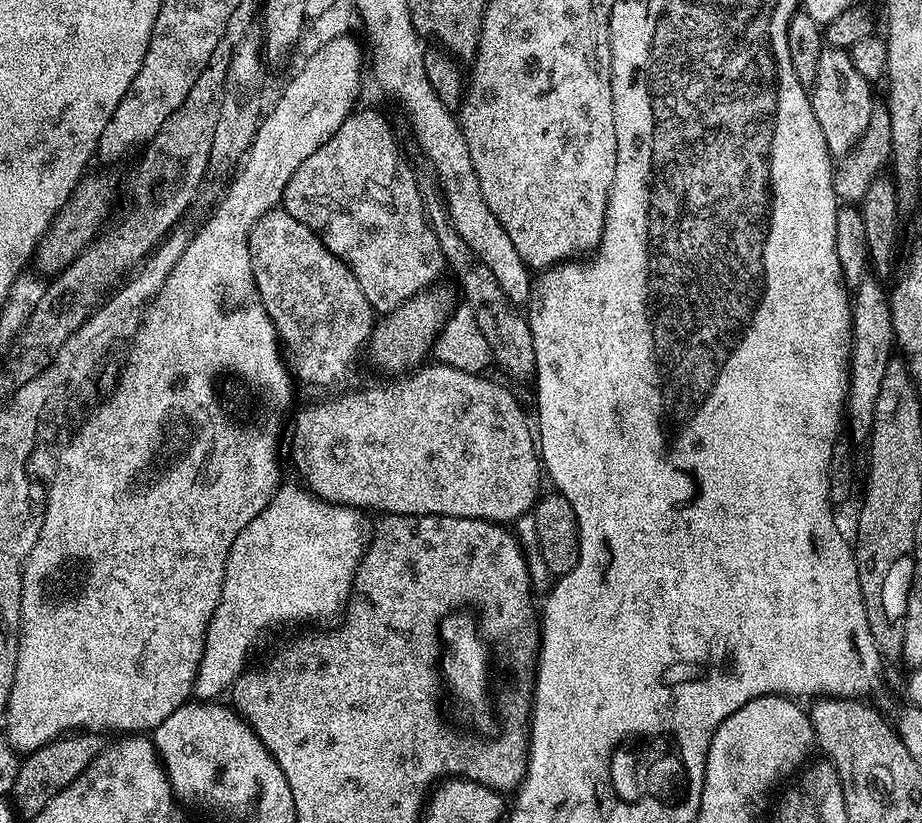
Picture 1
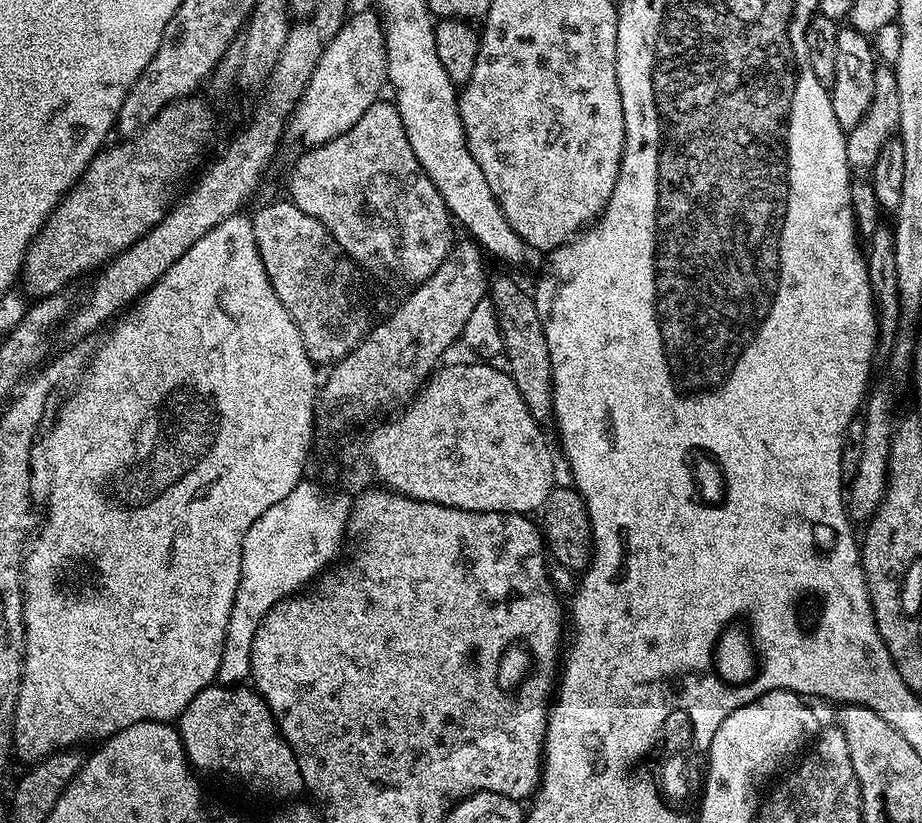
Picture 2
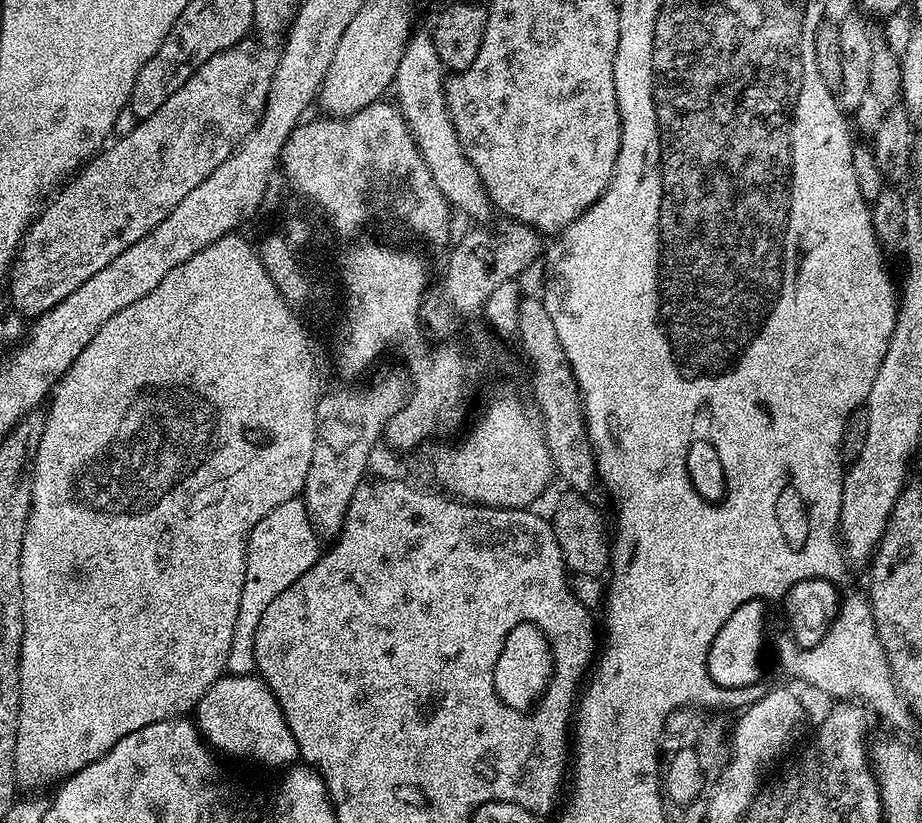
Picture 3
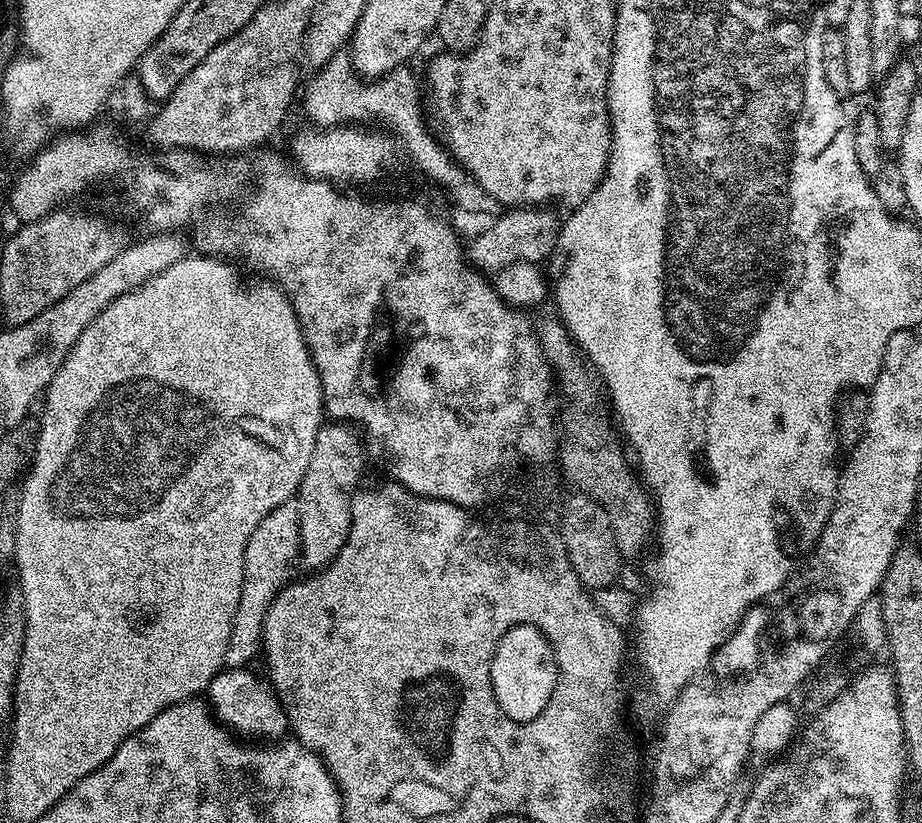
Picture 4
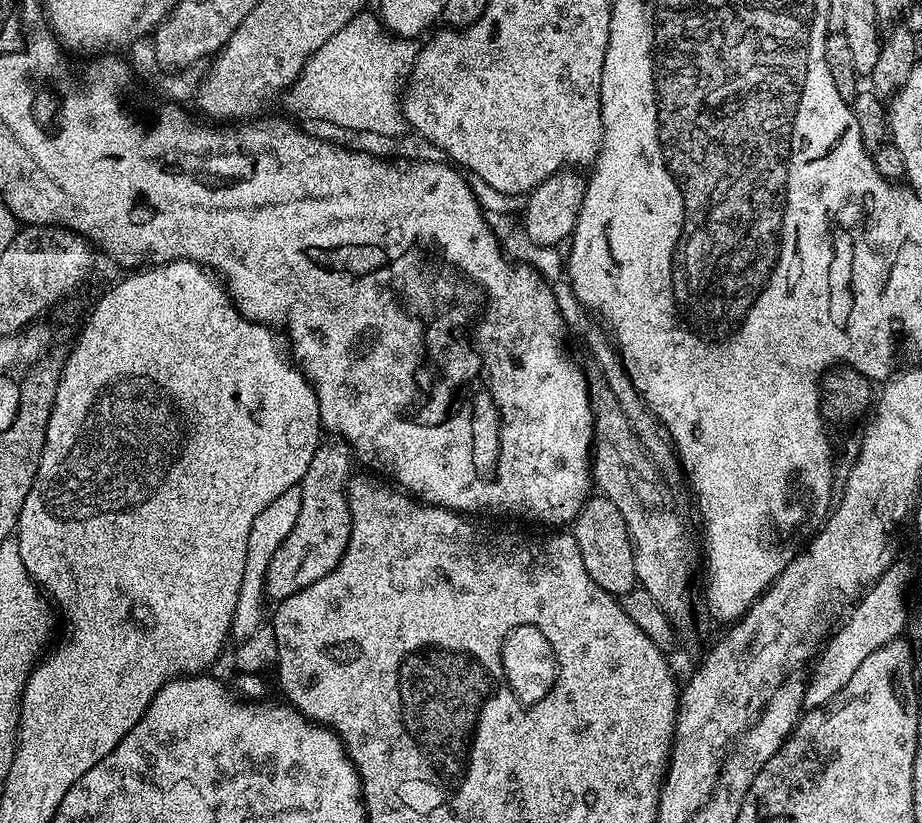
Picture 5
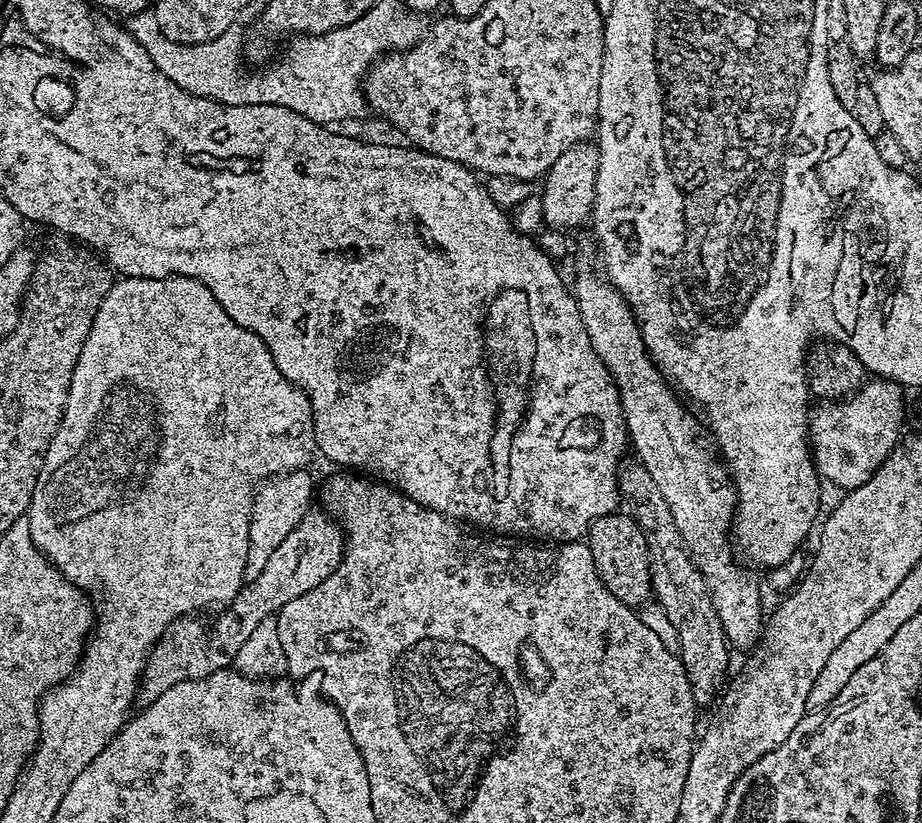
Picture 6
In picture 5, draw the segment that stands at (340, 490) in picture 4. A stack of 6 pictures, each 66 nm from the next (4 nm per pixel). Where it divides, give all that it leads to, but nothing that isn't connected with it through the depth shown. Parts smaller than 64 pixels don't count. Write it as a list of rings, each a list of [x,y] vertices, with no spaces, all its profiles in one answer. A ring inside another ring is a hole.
[[[329,441],[321,443],[307,467],[298,485],[298,519],[268,563],[264,592],[274,602],[301,592],[306,586],[313,585],[319,578],[333,572],[349,544],[352,516],[349,513],[347,485],[354,470],[354,457],[351,448],[343,441]]]

